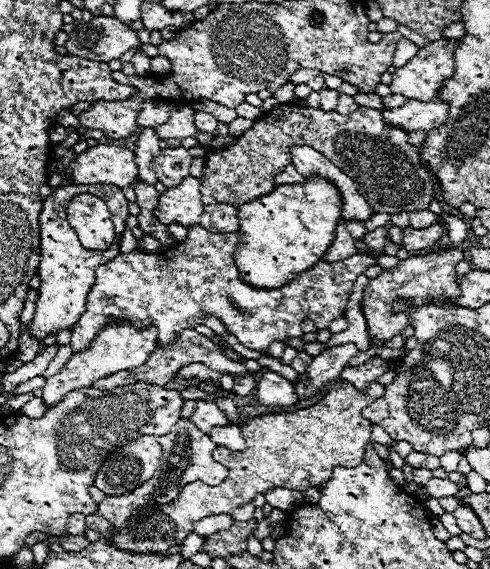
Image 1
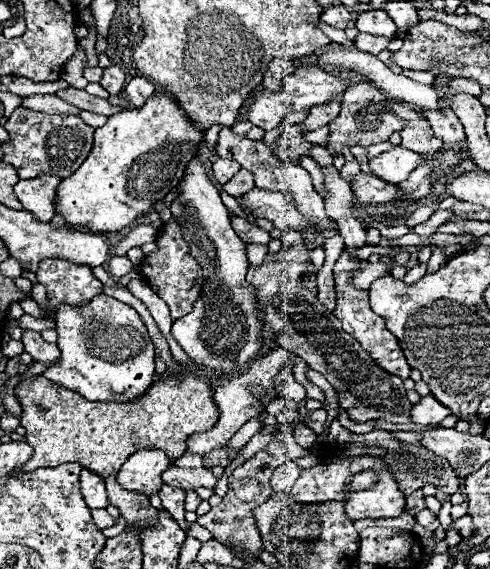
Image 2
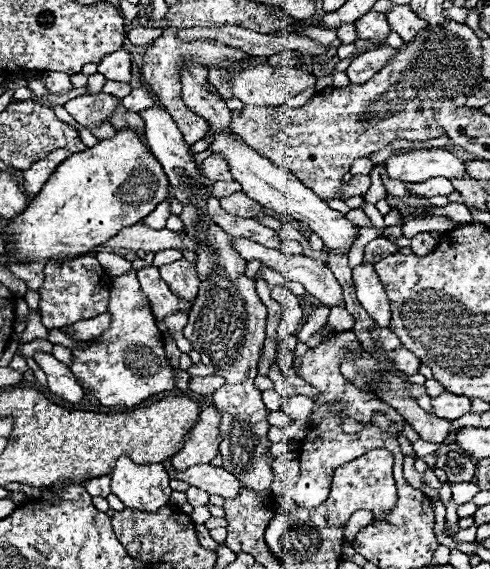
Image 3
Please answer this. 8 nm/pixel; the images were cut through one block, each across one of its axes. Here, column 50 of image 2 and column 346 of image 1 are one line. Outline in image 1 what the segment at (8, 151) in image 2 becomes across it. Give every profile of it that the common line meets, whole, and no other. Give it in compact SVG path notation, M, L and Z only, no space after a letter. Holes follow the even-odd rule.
M278 104L272 110L264 112L262 118L242 136L238 136L230 148L220 148L220 150L208 152L206 170L204 170L202 188L200 188L202 202L206 206L208 204L242 206L264 194L270 194L274 190L276 172L280 172L284 166L290 164L290 146L294 146L294 144L308 144L308 146L316 148L318 152L324 152L324 156L328 156L328 160L332 160L346 176L352 176L358 192L378 212L398 214L398 212L428 210L430 202L436 200L432 174L420 160L420 148L408 144L408 134L402 128L386 124L382 118L382 110L358 108L356 112L342 116L334 110L322 112L318 108L302 108L296 104Z

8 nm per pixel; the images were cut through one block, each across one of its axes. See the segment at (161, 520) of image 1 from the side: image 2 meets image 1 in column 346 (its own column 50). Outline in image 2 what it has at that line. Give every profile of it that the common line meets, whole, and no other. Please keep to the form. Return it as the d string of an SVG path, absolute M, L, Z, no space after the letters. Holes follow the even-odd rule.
M188 370L170 374L170 376L168 374L160 376L158 380L152 382L148 392L128 402L88 402L80 394L68 392L52 384L44 376L22 380L14 392L22 402L20 424L26 428L26 442L34 448L32 458L22 466L24 472L34 472L36 468L52 468L64 462L78 462L80 466L106 478L116 474L124 464L124 460L128 460L128 456L144 448L146 450L160 448L170 458L180 458L186 452L188 436L214 428L216 420L220 418L220 410L212 400L210 380L206 376L198 376L196 372L188 372ZM38 406L42 406L44 412L38 412Z

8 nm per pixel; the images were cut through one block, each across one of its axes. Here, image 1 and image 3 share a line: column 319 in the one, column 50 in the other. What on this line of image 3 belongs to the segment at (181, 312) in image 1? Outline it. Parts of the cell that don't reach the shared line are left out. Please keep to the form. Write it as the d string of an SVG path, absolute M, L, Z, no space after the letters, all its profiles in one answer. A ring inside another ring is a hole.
M80 256L64 264L48 262L44 268L44 284L40 288L40 298L42 324L46 328L62 328L80 320L90 320L108 310L110 276L94 256Z

